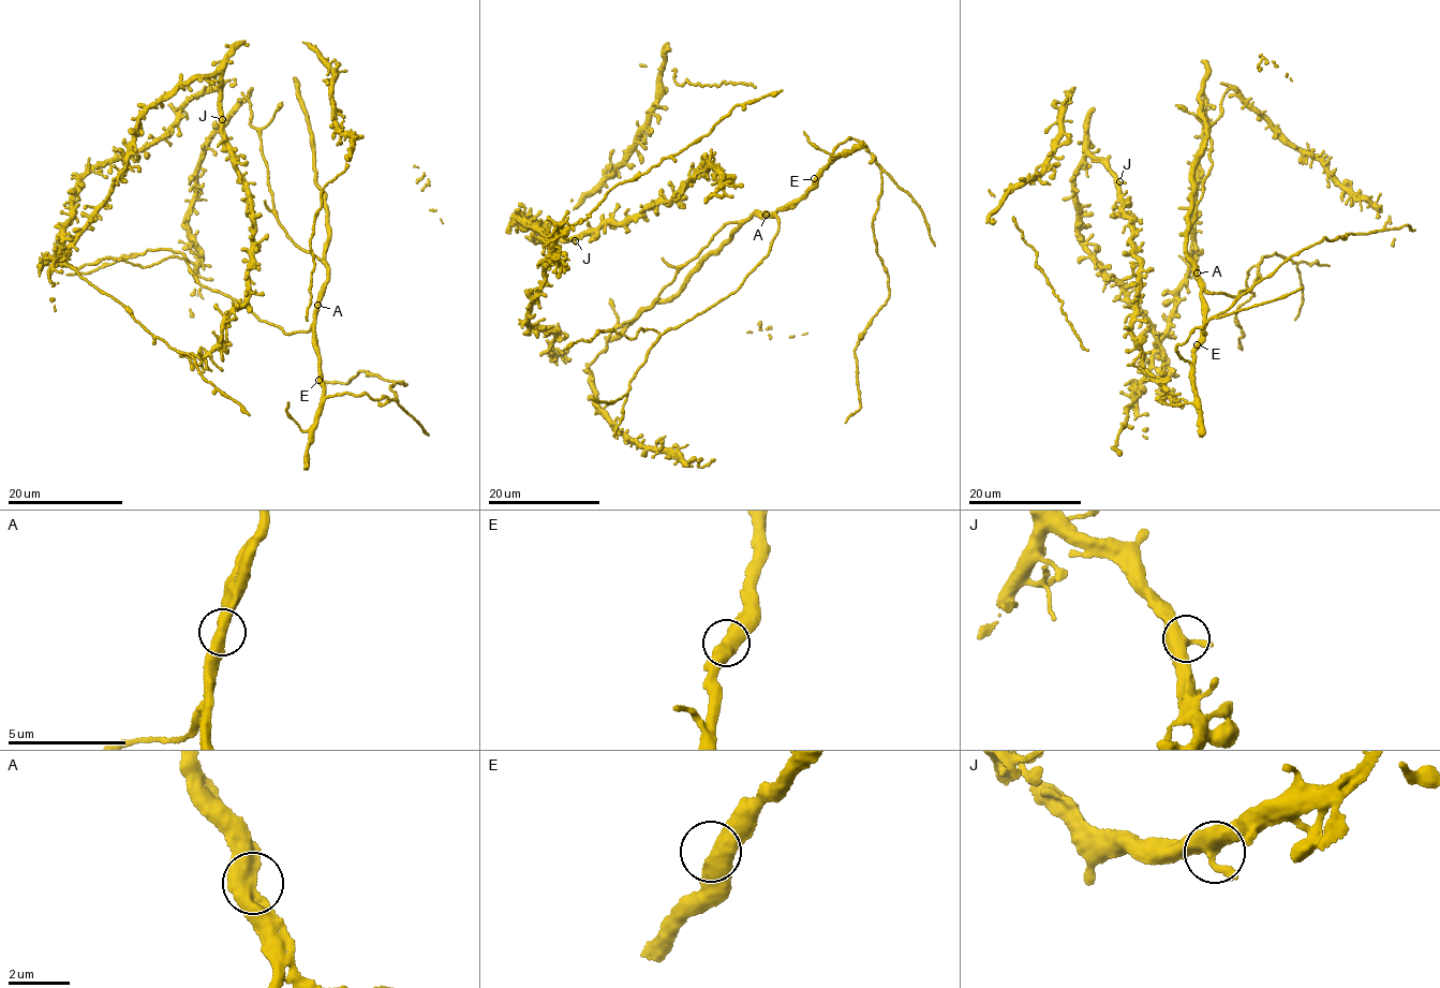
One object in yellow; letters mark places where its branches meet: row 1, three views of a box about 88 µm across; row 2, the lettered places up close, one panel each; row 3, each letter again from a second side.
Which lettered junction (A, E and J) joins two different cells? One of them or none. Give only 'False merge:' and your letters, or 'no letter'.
False merge: no letter

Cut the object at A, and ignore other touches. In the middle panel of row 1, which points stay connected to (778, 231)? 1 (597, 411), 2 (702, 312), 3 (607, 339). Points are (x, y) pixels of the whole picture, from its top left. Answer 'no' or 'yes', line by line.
1: no
2: yes
3: no

